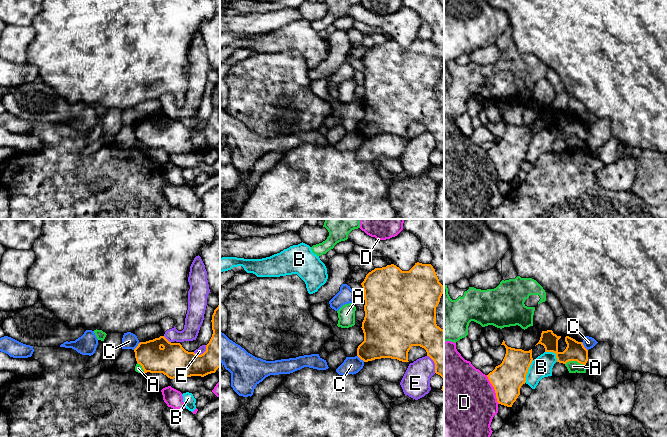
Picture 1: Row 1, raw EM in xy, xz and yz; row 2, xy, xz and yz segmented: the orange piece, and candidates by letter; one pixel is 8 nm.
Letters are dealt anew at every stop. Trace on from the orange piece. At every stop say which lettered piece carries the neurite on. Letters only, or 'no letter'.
no letter

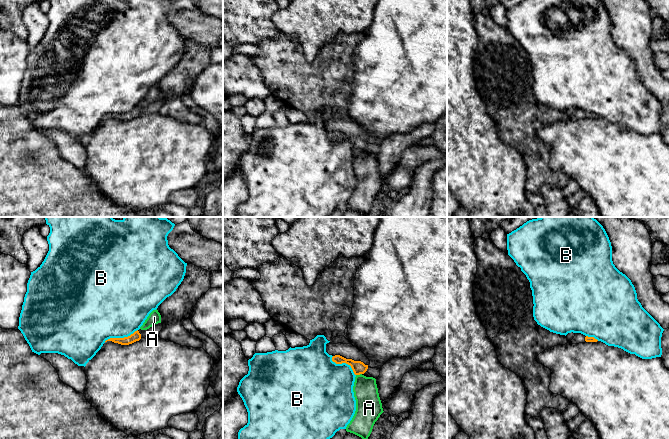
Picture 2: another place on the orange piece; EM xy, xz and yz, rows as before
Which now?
no letter

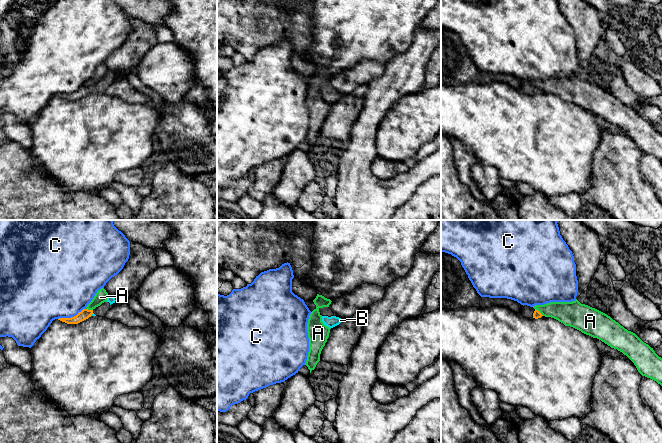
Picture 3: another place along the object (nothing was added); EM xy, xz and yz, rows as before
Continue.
B

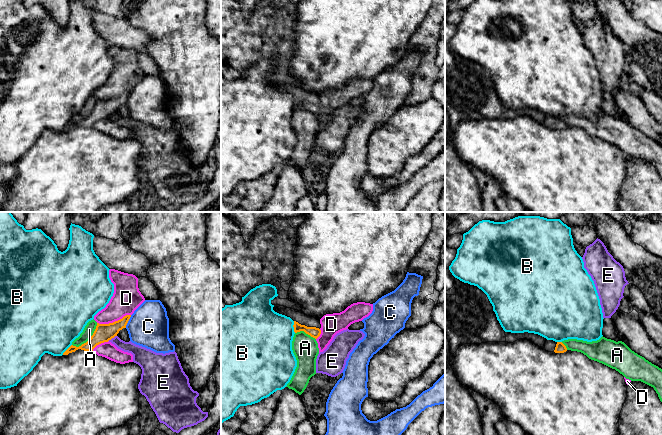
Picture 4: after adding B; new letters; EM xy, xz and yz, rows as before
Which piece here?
no letter

